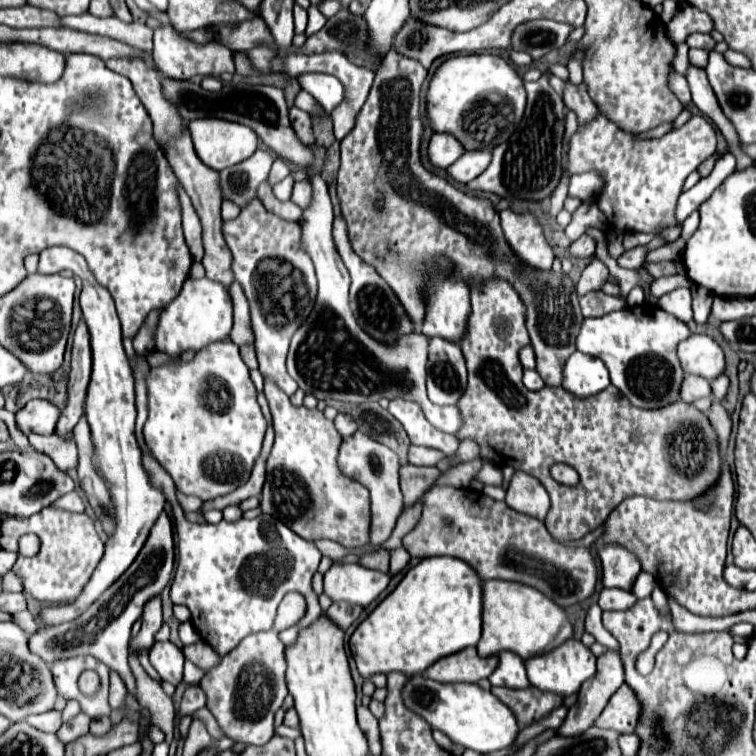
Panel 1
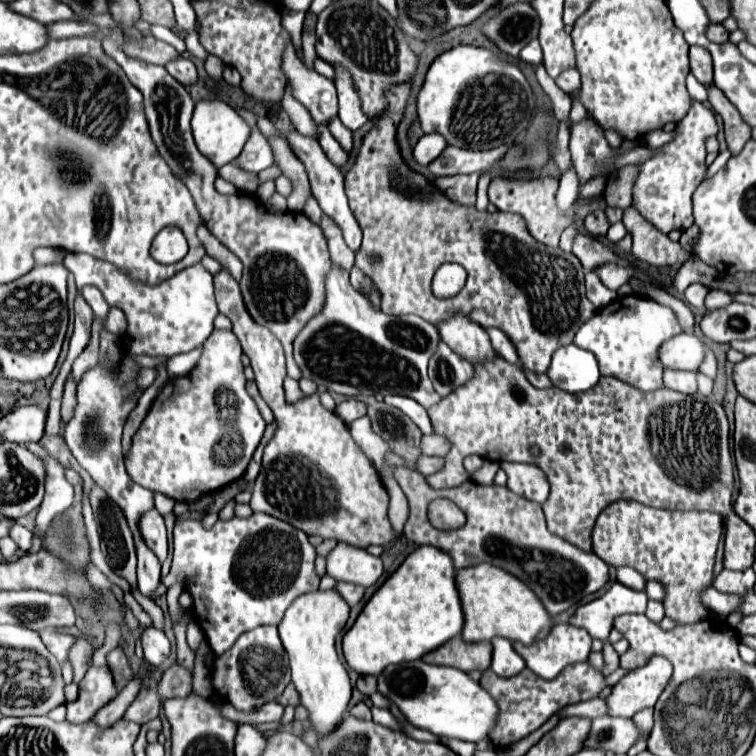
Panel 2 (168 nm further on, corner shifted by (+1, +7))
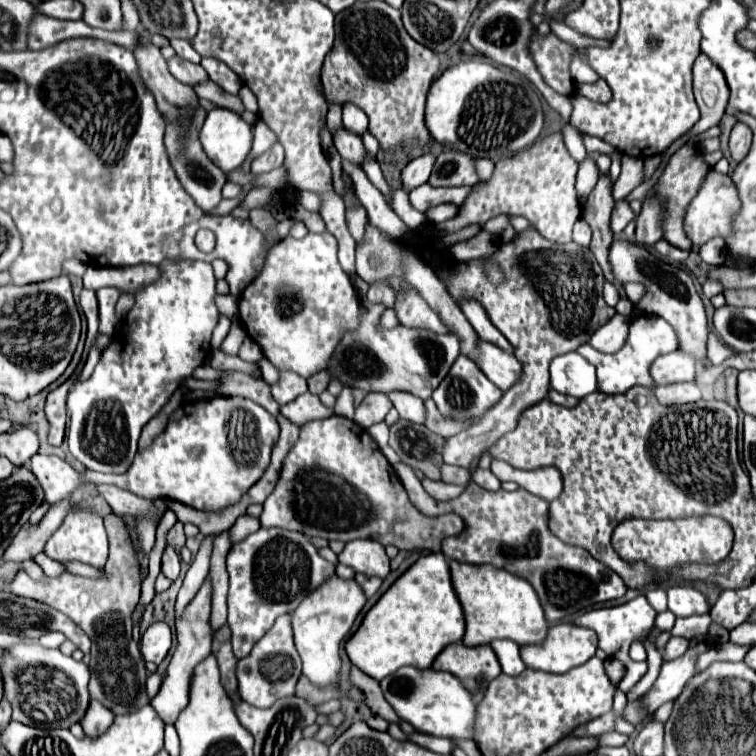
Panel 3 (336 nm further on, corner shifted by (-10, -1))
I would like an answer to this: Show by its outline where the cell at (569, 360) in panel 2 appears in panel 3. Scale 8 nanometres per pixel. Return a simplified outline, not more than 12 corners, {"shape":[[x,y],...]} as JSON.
{"shape":[[579,353],[551,361],[551,389],[583,399],[595,367]]}

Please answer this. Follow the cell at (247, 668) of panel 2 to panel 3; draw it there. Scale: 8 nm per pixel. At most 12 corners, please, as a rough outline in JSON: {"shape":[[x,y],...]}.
{"shape":[[291,615],[237,665],[241,699],[271,707],[293,695],[301,659]]}

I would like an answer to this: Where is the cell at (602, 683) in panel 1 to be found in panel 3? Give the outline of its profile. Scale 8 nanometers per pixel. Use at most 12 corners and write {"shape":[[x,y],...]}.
{"shape":[[617,731],[601,735],[601,745],[625,745],[629,735]]}

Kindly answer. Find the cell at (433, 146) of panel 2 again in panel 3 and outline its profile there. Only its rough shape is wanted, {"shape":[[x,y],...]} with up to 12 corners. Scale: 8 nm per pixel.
{"shape":[[435,155],[409,161],[401,171],[403,189],[427,183]]}

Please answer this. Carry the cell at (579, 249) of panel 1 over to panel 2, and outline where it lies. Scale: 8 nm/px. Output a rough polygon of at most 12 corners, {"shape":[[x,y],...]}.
{"shape":[[604,211],[584,219],[584,227],[592,237],[604,237],[610,223]]}

